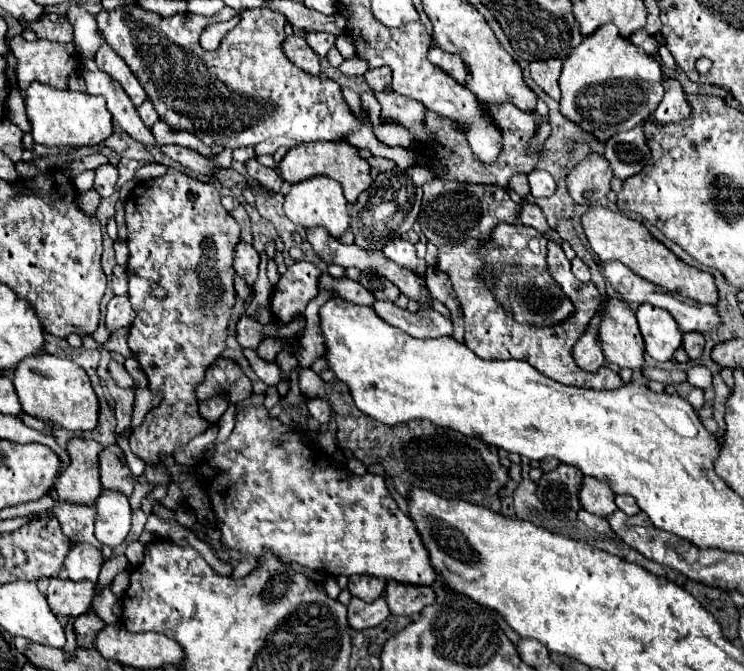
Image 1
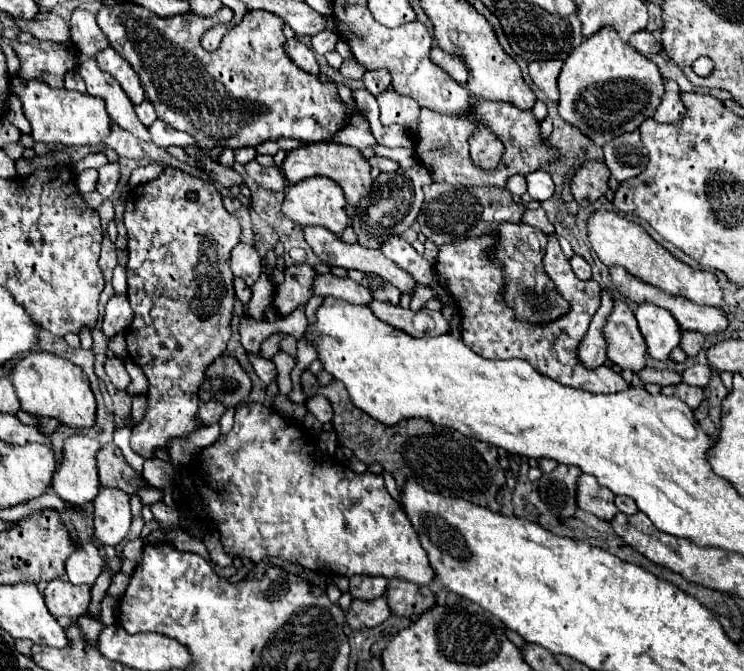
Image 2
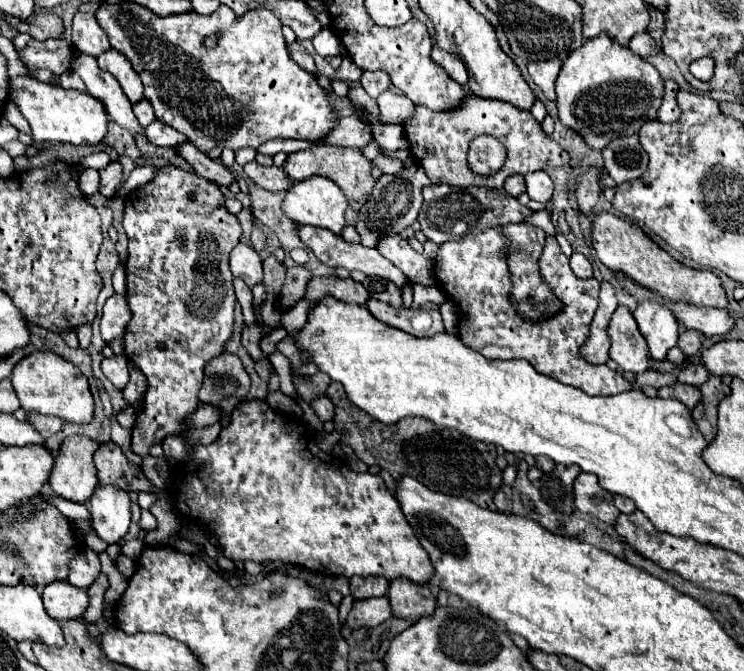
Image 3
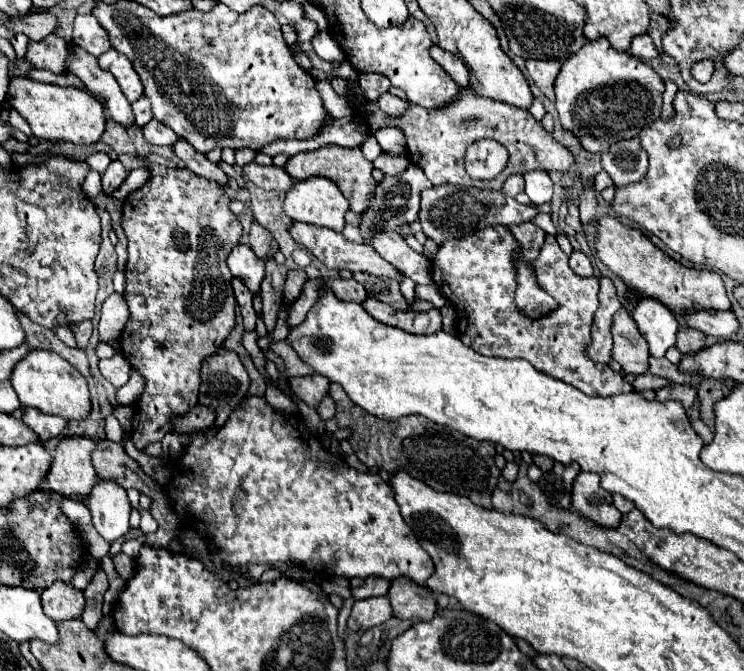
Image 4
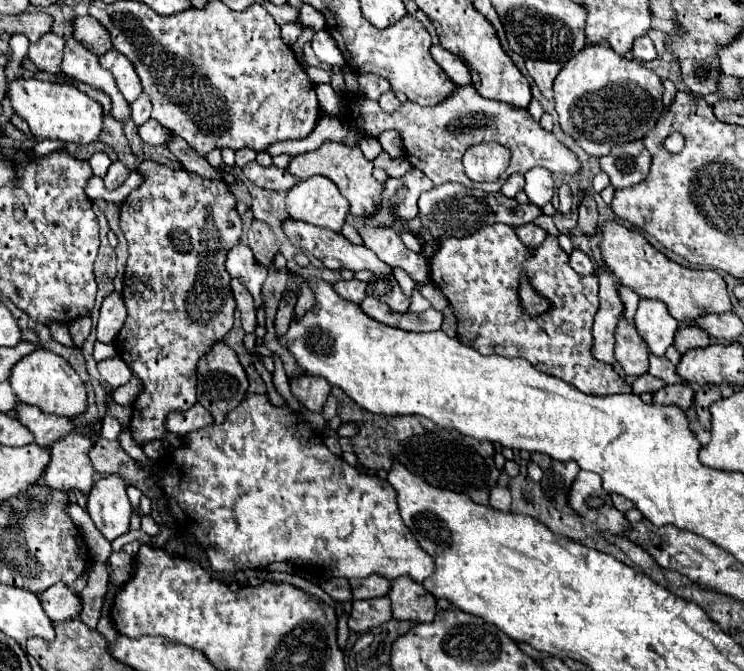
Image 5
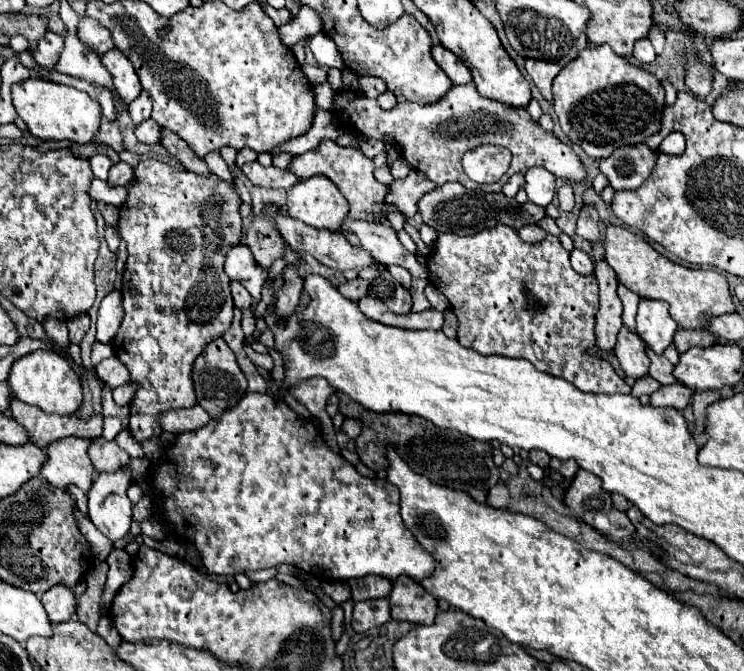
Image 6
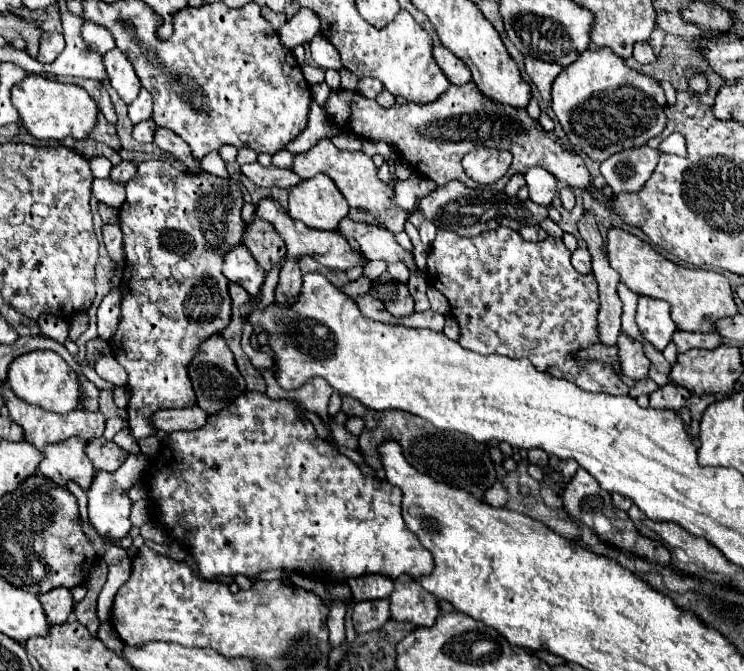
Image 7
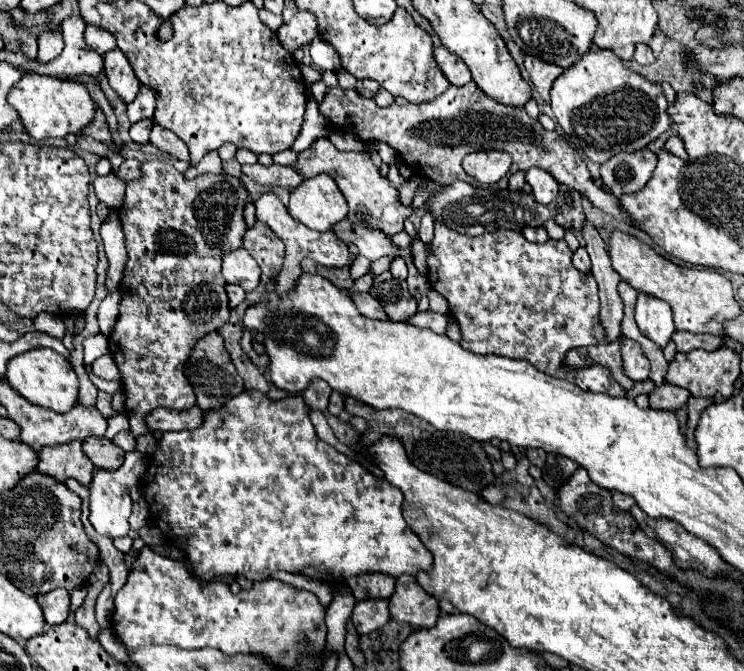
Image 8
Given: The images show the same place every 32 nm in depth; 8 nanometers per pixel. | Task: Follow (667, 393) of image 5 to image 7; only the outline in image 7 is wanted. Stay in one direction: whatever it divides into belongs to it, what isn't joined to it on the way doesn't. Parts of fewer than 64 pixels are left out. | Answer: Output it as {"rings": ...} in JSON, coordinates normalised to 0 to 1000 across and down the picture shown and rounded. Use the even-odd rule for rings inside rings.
{"rings":[[[898,572],[887,575],[882,584],[874,587],[874,605],[876,608],[901,608],[901,611],[917,611],[927,593],[927,581],[911,575],[911,572]]]}

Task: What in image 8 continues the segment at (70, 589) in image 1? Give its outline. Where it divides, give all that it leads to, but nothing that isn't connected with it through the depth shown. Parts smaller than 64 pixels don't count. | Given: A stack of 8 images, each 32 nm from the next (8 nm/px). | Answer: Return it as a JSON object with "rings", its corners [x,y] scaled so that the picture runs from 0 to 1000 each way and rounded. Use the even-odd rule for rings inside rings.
{"rings":[[[75,876],[65,885],[54,885],[51,897],[59,909],[59,921],[67,933],[83,930],[94,918],[94,882],[86,876]]]}

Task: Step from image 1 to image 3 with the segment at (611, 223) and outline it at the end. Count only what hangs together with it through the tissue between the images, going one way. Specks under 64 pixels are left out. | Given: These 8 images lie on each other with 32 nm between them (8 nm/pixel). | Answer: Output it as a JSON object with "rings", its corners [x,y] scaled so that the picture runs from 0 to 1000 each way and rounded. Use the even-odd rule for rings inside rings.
{"rings":[[[806,316],[796,328],[793,358],[809,393],[815,393],[820,402],[833,399],[836,405],[844,405],[849,417],[866,423],[868,429],[876,429],[879,435],[887,435],[887,441],[895,441],[901,447],[919,444],[922,450],[935,456],[960,456],[960,459],[978,456],[968,414],[957,402],[933,402],[919,396],[917,390],[906,387],[895,373],[890,373],[882,361],[876,361],[860,337],[847,334],[839,325],[831,325],[820,316]]]}

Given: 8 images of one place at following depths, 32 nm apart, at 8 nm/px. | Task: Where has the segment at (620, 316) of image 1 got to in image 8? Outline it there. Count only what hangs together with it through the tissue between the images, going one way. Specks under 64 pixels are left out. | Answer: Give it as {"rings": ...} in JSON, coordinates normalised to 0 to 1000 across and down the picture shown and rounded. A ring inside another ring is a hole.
{"rings":[[[836,501],[836,522],[833,525],[836,525],[836,539],[839,539],[839,557],[844,563],[849,563],[852,569],[868,566],[871,554],[874,554],[874,542],[871,542],[871,534],[866,531],[860,513]]]}

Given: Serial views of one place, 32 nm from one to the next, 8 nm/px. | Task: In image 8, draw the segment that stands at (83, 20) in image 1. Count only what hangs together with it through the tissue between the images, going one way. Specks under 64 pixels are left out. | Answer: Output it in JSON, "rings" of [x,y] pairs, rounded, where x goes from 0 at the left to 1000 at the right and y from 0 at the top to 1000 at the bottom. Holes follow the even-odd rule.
{"rings":[[[116,36],[116,42],[113,42],[113,60],[132,80],[142,80],[145,75],[156,72],[156,57],[145,45],[126,42],[124,36]]]}

